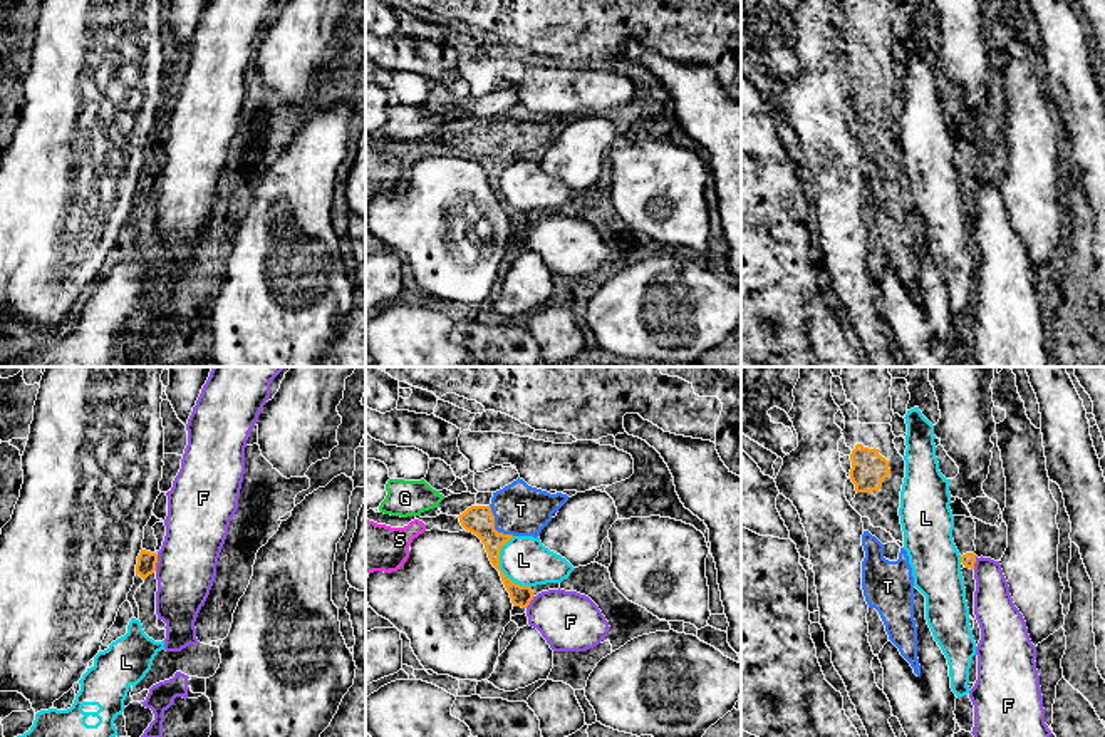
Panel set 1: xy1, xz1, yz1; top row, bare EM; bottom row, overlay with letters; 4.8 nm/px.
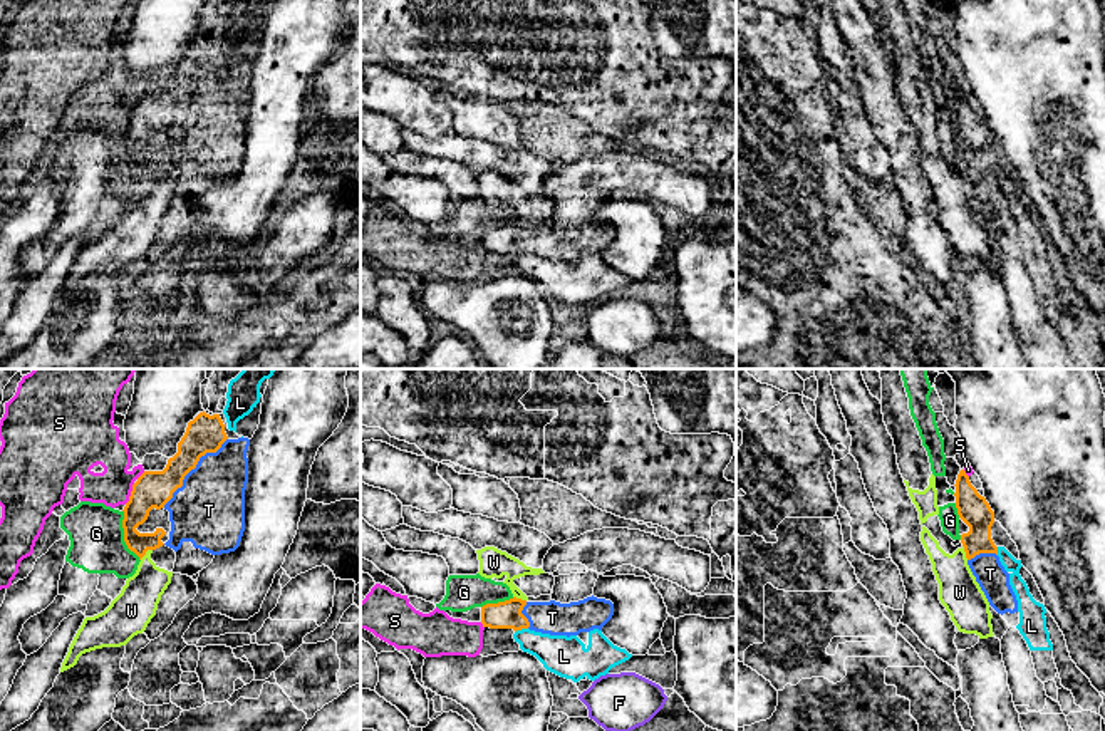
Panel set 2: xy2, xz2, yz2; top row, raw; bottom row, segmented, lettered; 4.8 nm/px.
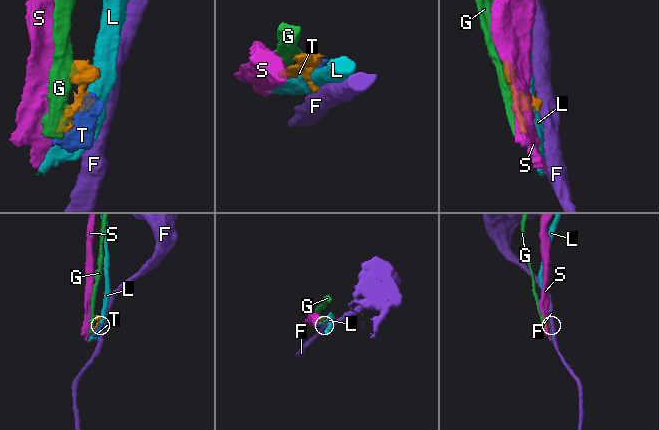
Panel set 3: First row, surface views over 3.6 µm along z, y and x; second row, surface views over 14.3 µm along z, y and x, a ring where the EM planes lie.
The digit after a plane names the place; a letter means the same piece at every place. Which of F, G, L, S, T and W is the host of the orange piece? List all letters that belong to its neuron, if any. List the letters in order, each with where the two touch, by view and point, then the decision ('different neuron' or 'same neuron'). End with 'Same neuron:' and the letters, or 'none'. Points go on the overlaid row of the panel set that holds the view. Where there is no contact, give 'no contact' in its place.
F: xy1 (156, 561) | different neuron
G: xy2 (124, 535) | different neuron
L: xz1 (498, 568) | different neuron
S: xy2 (131, 493) | different neuron
T: xy2 (193, 468) | same neuron
W: xy2 (145, 554) | different neuron
Same neuron: T

